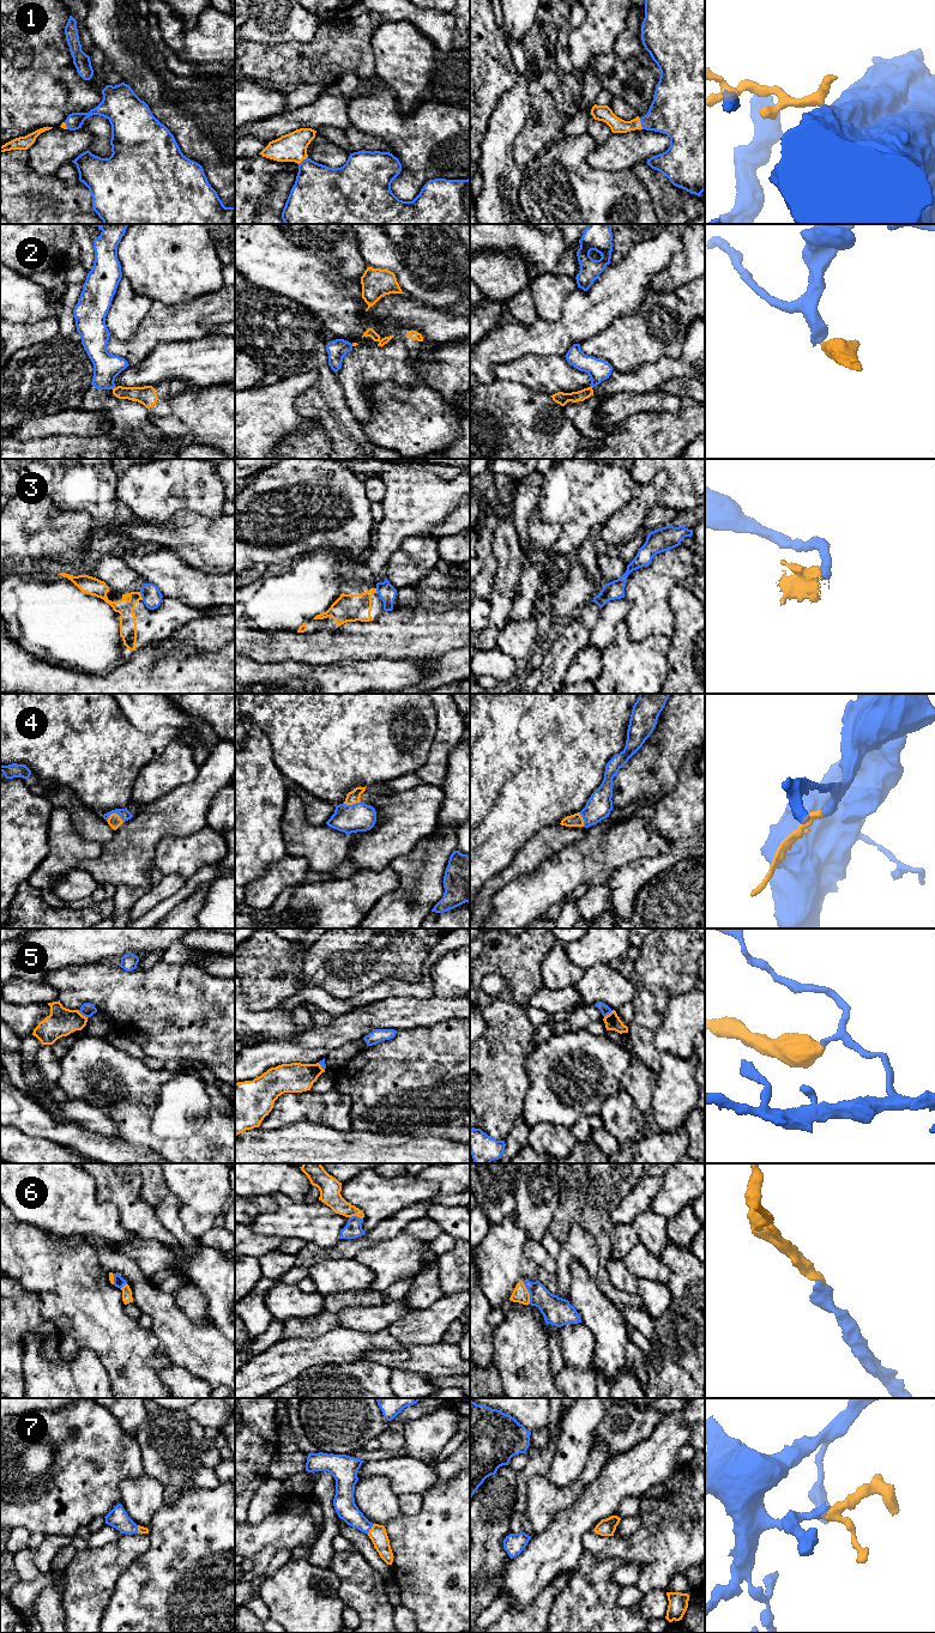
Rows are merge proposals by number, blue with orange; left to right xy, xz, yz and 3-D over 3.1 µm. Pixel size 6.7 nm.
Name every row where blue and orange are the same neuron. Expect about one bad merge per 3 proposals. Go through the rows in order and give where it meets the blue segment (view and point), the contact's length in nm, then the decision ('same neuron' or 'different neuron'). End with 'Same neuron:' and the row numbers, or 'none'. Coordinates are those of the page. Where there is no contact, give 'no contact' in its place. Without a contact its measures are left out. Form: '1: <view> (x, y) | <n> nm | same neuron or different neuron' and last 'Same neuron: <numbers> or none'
1: yz (641, 124) | 90 nm | same neuron
2: xy (113, 387) | 40 nm | different neuron
3: xy (142, 596) | 60 nm | different neuron
4: xy (115, 812) | 120 nm | same neuron
5: xy (83, 1015) | 90 nm | different neuron
6: yz (529, 1292) | 150 nm | same neuron
7: xz (371, 1528) | 80 nm | same neuron
Same neuron: 1, 4, 6, 7

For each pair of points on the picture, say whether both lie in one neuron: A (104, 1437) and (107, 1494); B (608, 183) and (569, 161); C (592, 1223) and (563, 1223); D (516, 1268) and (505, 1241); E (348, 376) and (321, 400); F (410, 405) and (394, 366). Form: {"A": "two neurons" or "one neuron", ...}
{"A": "one neuron", "B": "one neuron", "C": "one neuron", "D": "one neuron", "E": "two neurons", "F": "two neurons"}

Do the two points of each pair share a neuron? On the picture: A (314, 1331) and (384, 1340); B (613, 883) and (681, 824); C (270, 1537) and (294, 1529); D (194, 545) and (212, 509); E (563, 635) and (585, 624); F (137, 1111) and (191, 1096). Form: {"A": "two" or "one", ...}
{"A": "two", "B": "one", "C": "one", "D": "two", "E": "one", "F": "one"}

